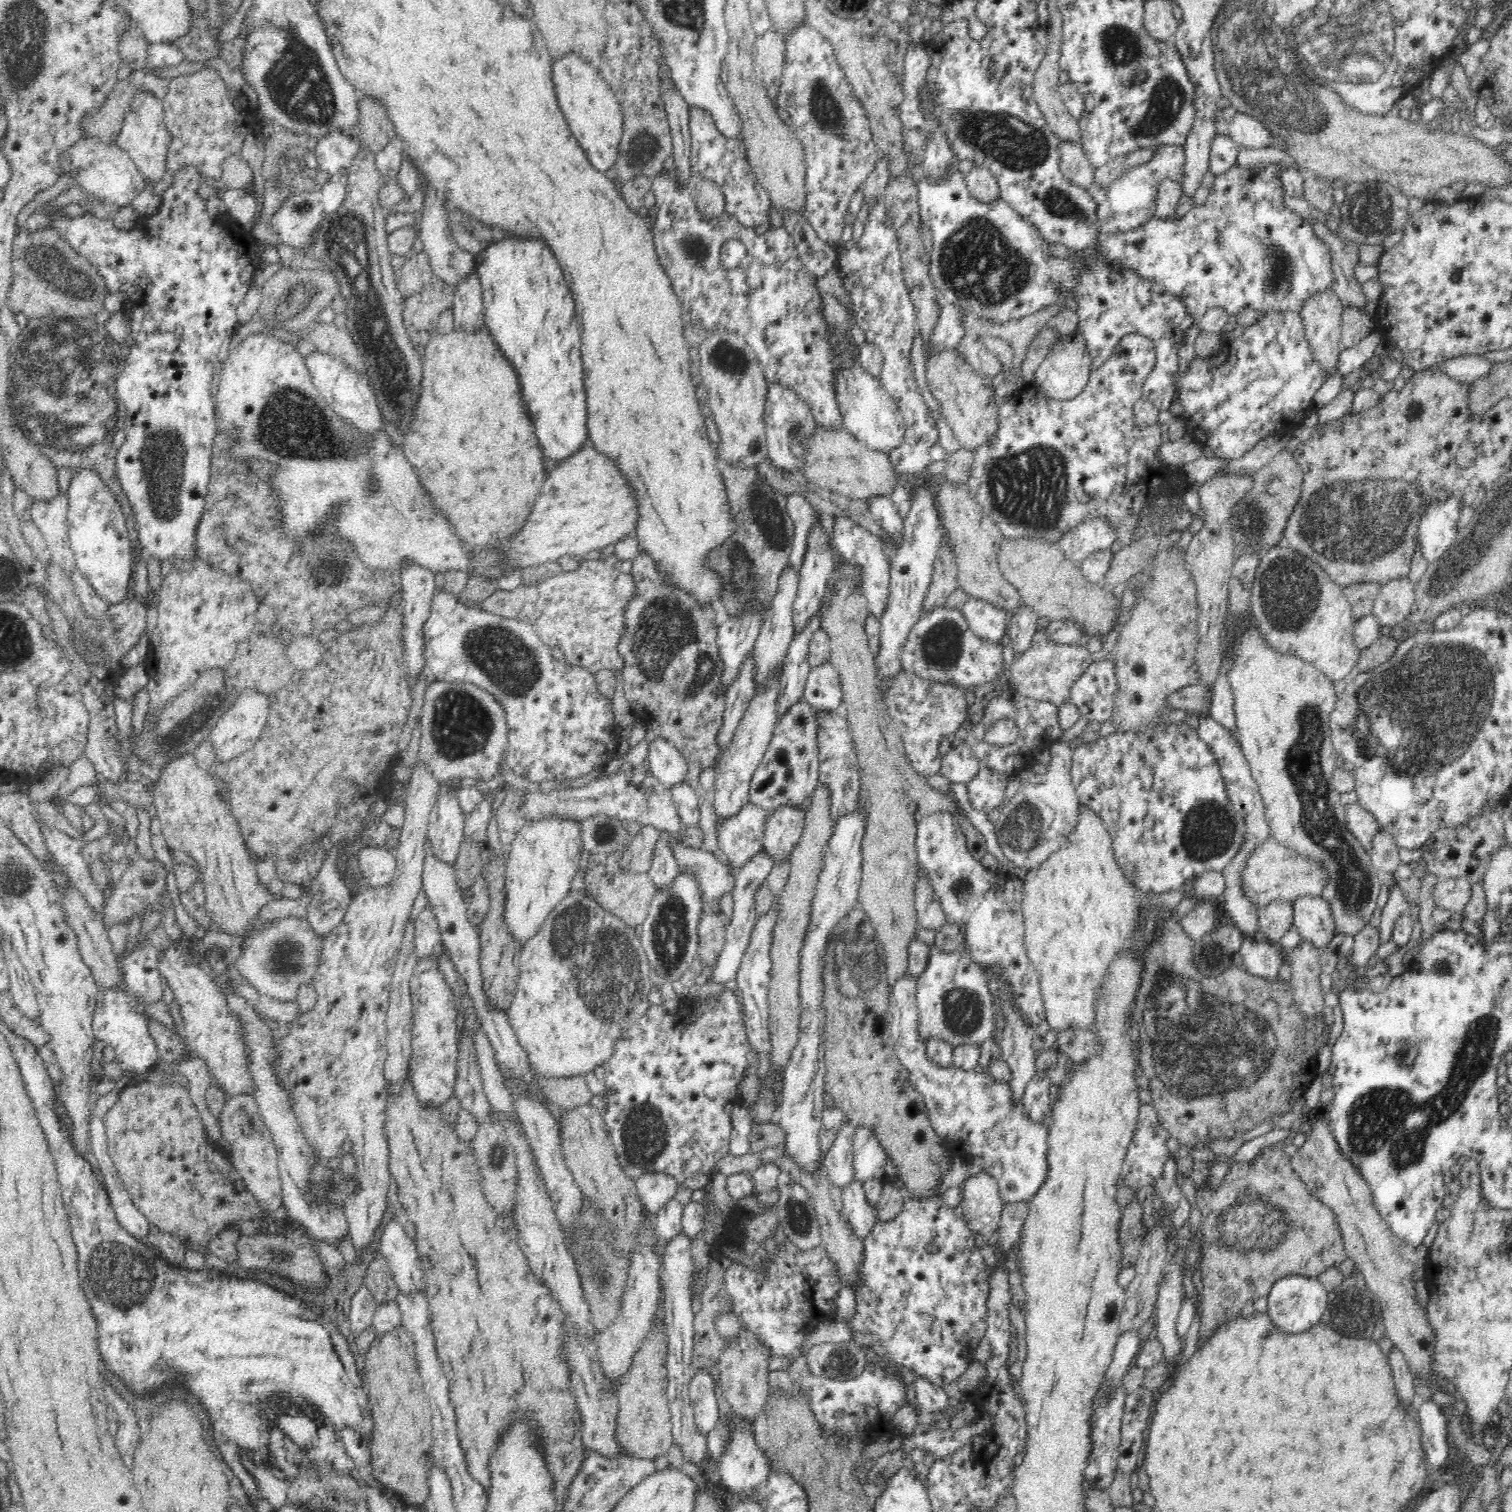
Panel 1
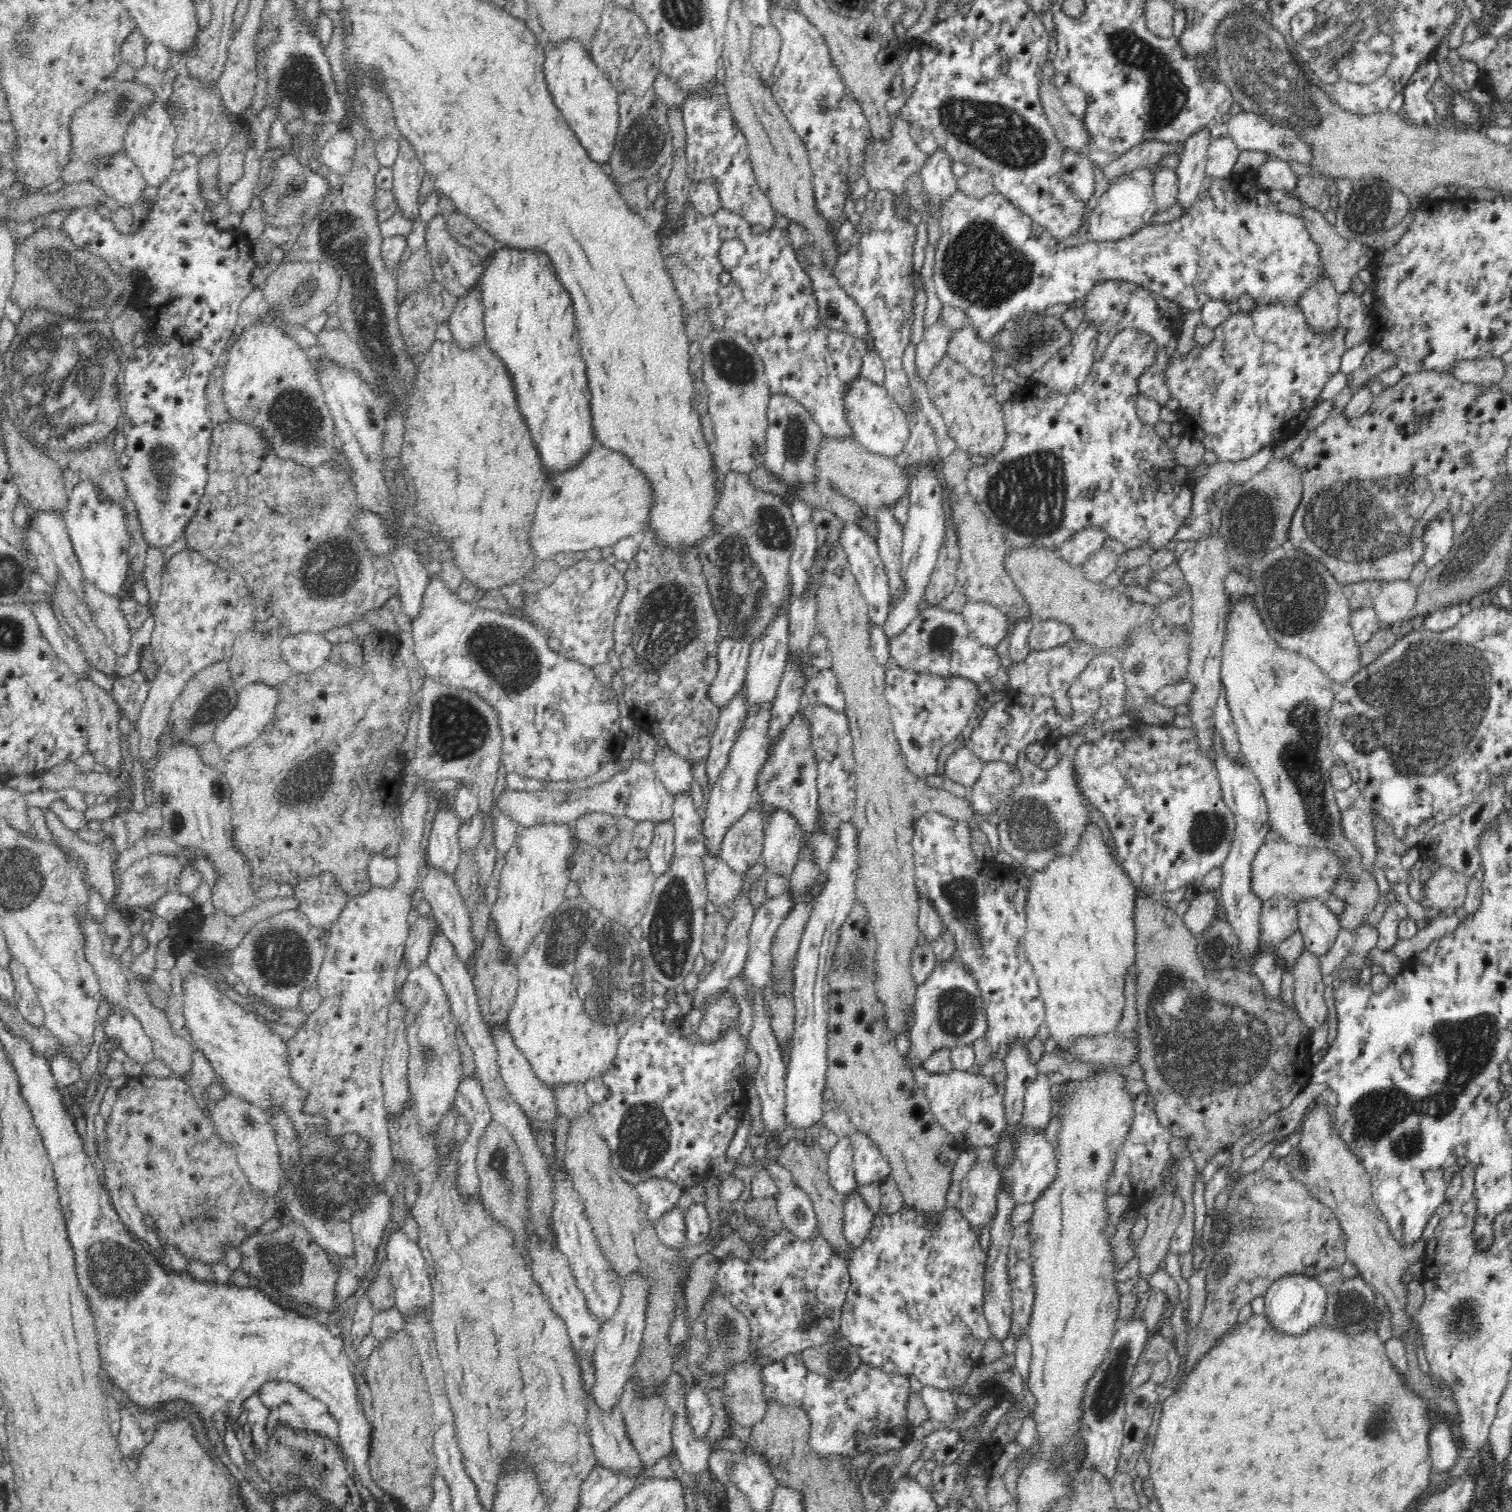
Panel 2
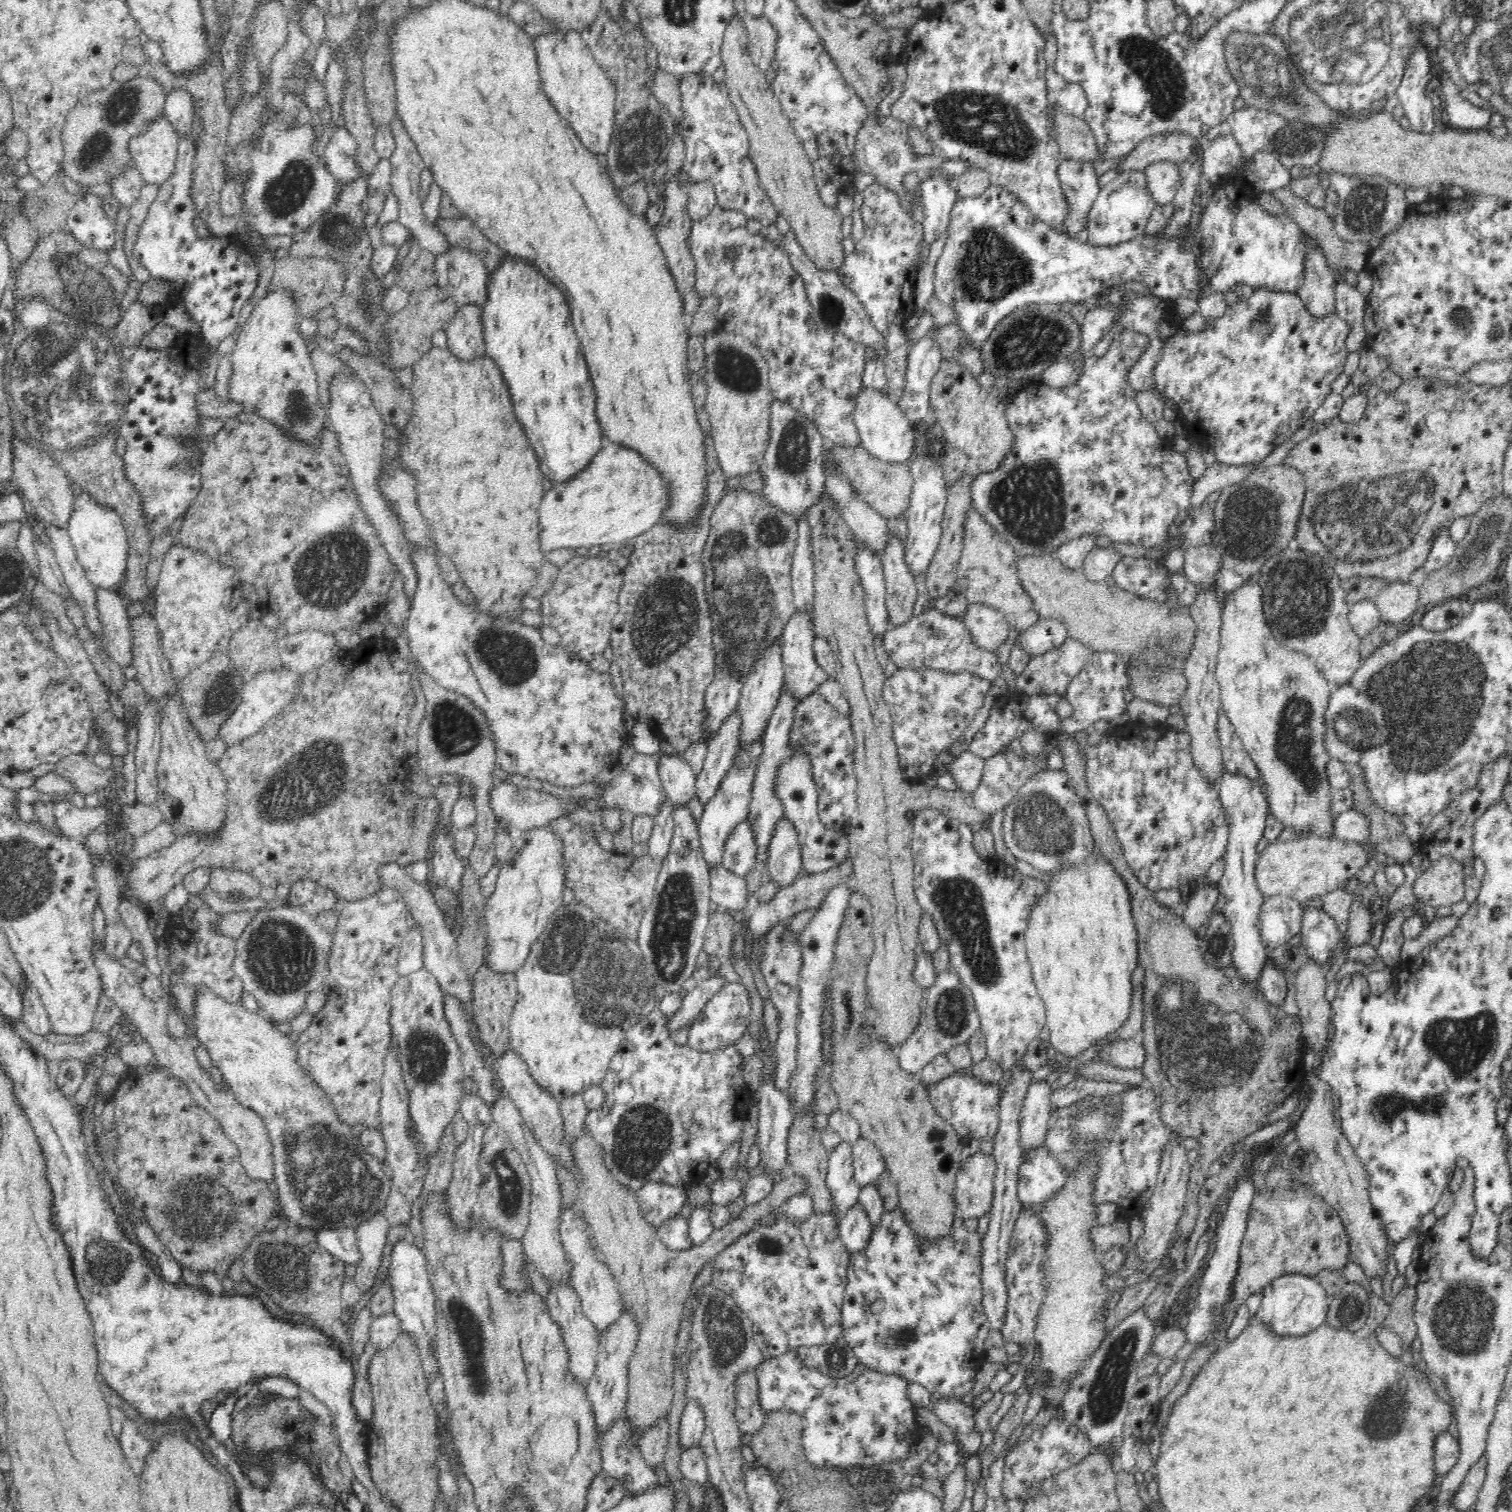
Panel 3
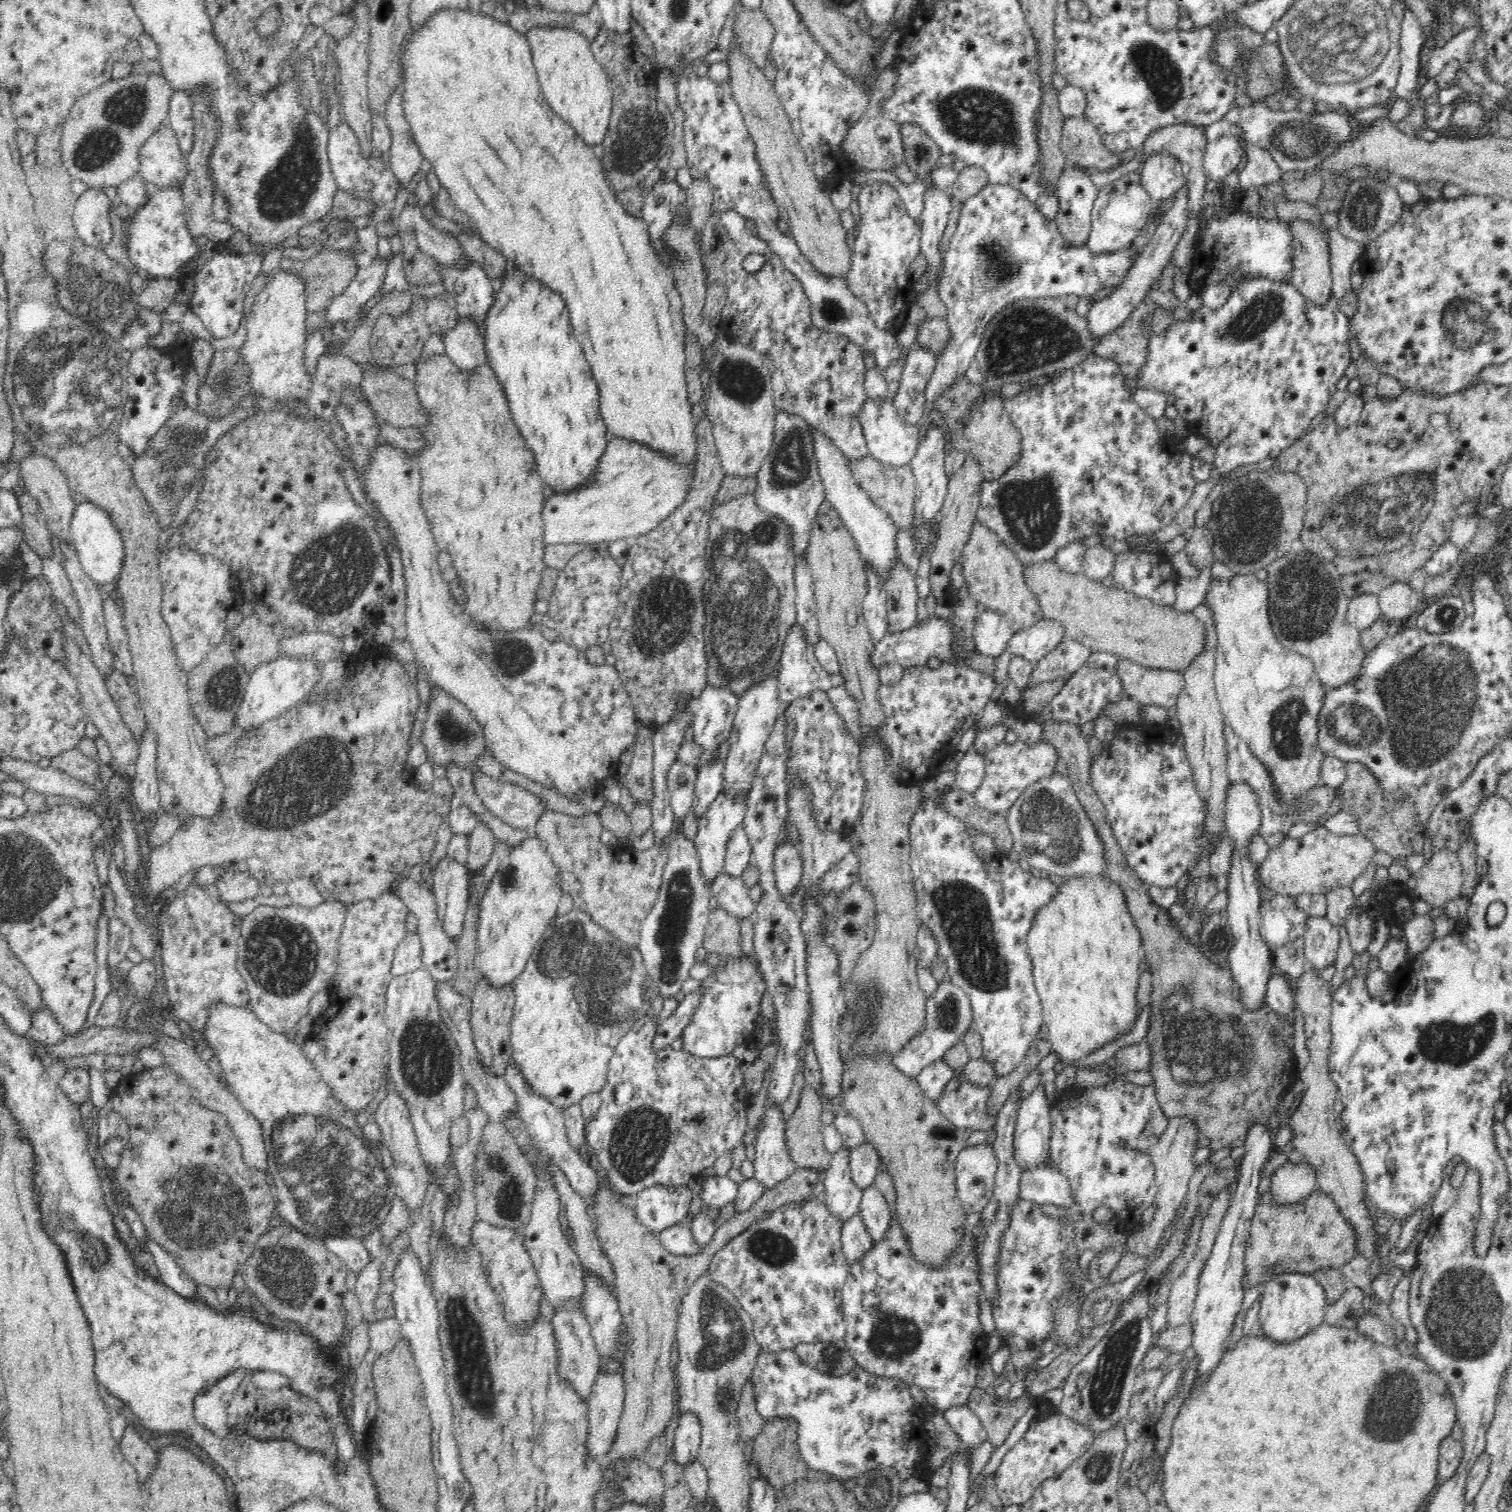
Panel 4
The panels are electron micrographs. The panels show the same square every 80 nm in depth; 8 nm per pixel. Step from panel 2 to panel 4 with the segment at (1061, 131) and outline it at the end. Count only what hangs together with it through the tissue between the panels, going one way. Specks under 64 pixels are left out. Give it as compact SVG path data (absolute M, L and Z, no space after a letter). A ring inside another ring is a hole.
M1084 116L1066 117L1060 146L1071 163L1078 163L1088 169L1106 171L1123 163L1120 154L1110 152L1102 144L1098 129Z

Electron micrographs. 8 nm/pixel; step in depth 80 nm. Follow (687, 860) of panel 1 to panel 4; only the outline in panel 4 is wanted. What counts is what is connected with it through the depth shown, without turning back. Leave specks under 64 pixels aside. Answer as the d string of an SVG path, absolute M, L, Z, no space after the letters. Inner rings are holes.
M722 870L712 882L710 889L712 898L717 900L717 904L730 916L734 915L742 920L754 911L750 888L742 881L742 877L732 876Z

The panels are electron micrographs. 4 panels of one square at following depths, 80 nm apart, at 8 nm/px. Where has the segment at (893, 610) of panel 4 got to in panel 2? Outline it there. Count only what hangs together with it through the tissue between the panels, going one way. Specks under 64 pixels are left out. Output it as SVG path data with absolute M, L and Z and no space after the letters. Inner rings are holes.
M884 506L874 513L879 529L876 538L878 552L882 562L886 565L886 573L888 573L890 604L900 600L900 596L904 594L904 588L906 588L906 583L902 581L900 576L903 526L898 524L893 512L894 510L889 506Z

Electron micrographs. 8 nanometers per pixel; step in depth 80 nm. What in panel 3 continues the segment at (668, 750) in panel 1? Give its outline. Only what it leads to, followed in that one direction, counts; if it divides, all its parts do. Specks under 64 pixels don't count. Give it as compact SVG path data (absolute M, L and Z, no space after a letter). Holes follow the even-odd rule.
M675 752L670 755L662 755L657 759L657 765L657 773L667 798L672 801L674 808L687 806L694 796L696 782L696 775L690 764Z

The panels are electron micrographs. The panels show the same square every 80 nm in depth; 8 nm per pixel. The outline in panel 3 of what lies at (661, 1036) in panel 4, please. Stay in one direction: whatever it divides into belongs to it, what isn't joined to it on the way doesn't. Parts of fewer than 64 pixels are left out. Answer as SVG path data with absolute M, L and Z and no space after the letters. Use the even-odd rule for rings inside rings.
M711 976L706 982L698 982L692 992L688 992L683 998L682 1008L671 1016L668 1021L668 1031L675 1036L681 1026L694 1020L704 1009L704 1006L715 996L728 982L722 976Z

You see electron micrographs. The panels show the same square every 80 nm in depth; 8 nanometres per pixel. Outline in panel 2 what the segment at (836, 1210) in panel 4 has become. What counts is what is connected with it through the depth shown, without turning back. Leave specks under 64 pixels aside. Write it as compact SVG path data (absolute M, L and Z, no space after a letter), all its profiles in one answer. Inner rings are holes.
M839 1137L837 1143L827 1153L828 1182L842 1197L846 1198L858 1188L853 1167L852 1137Z

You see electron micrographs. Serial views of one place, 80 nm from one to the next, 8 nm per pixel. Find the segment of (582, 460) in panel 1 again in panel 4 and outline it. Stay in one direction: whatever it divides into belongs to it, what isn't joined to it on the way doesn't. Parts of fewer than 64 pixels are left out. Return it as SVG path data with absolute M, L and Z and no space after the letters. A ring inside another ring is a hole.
M610 437L592 482L572 492L556 492L544 503L544 544L607 545L651 532L680 508L694 477L695 465L690 469L690 465L678 465L640 442Z

